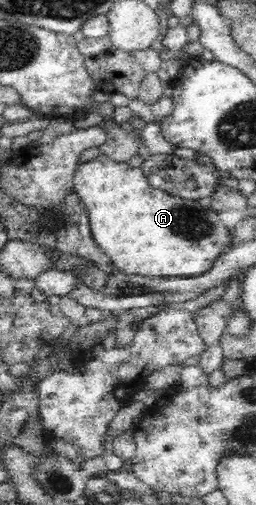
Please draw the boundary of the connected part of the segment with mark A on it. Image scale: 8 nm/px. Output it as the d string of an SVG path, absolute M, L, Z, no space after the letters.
M102 153L77 165L73 186L89 211L94 241L120 272L152 277L195 277L212 269L214 263L232 247L232 231L220 220L217 211L202 205L201 201L184 199L152 187L141 167L118 163Z

